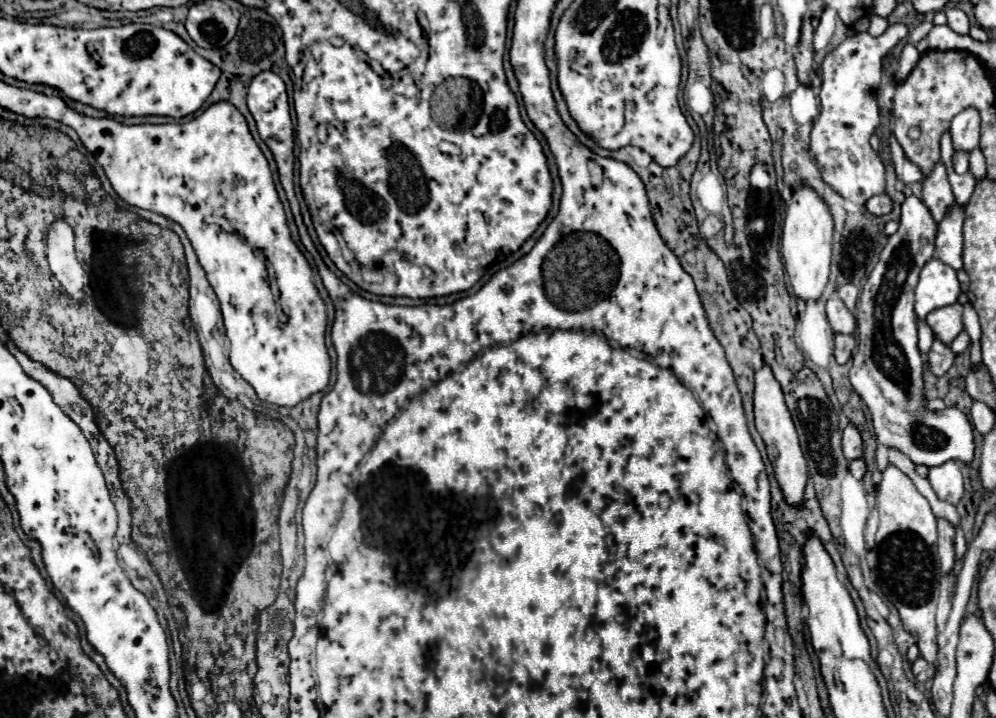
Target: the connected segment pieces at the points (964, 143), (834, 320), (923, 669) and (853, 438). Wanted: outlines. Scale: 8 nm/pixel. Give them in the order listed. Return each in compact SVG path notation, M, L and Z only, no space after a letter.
M964 109L952 119L952 143L958 151L972 151L980 143L980 111Z
M838 297L828 299L826 315L828 315L828 323L834 329L834 333L846 333L846 335L854 333L856 319L854 319L852 311L848 311L848 307Z
M918 657L918 659L912 663L912 671L914 671L914 677L916 677L918 681L926 681L926 679L928 679L928 673L930 673L930 665L928 665L922 657Z
M848 425L844 429L842 449L844 449L844 457L848 461L854 461L854 459L862 457L862 435L860 435L860 431L854 425Z

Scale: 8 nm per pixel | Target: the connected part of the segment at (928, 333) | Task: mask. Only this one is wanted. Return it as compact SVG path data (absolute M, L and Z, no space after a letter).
M918 319L916 323L918 323L918 349L920 349L920 353L928 353L932 347L932 341L934 341L934 333L926 321Z

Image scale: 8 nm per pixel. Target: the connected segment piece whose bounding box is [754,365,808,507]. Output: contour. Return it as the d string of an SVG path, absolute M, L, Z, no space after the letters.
M764 365L762 369L756 371L756 391L754 391L754 417L756 417L756 429L762 435L764 443L766 443L766 451L768 451L768 459L774 467L774 475L776 481L782 489L784 499L788 501L788 505L802 505L804 499L804 489L806 489L806 481L808 481L808 467L806 467L806 459L802 455L800 443L798 443L798 435L790 417L790 411L784 403L784 393L778 385L778 381L774 379L772 371L768 365Z

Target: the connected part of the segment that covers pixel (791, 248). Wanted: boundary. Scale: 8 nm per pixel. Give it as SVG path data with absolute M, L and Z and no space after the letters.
M800 187L792 195L792 203L786 211L784 233L782 233L782 259L784 269L790 277L792 291L798 299L818 301L830 275L830 253L832 253L832 229L834 221L828 205L810 187Z

